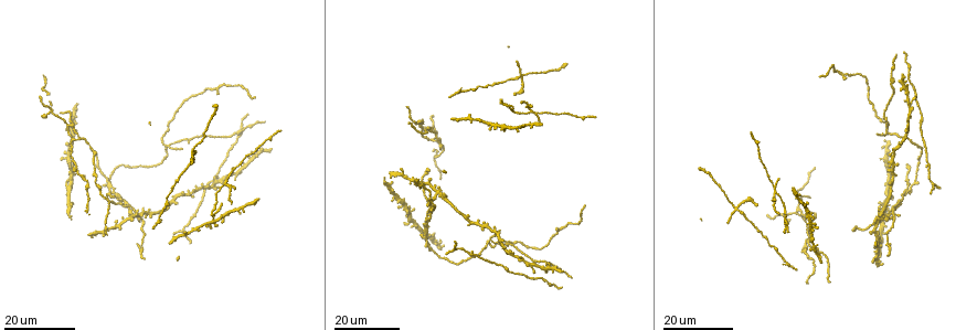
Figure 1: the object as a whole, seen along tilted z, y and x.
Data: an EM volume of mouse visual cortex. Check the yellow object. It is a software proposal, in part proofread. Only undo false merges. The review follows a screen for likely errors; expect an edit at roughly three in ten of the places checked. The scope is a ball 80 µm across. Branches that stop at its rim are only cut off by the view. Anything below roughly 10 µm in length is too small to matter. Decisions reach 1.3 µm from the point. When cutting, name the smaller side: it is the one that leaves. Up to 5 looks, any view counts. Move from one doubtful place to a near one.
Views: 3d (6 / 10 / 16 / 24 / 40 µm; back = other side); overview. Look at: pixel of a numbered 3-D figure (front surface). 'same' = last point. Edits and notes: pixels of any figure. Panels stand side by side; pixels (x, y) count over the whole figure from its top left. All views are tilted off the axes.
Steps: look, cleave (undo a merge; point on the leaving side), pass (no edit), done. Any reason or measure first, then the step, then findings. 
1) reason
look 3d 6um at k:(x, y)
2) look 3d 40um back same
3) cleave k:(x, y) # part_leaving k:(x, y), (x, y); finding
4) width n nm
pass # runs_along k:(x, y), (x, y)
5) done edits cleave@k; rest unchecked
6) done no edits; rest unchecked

four or more arms meet
look 3d 24um at 1:(879, 221)

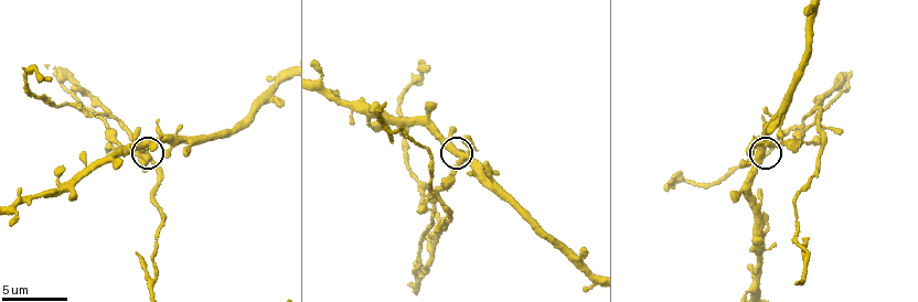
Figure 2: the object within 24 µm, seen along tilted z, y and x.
look 3d 10um at 2:(761, 145)

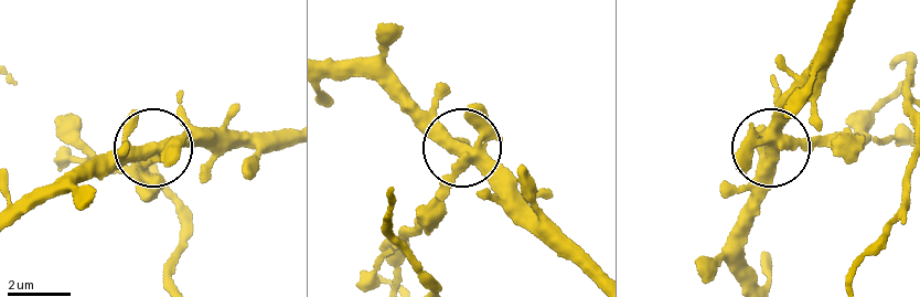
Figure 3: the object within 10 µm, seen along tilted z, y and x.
look 3d 6um at 3:(774, 145)

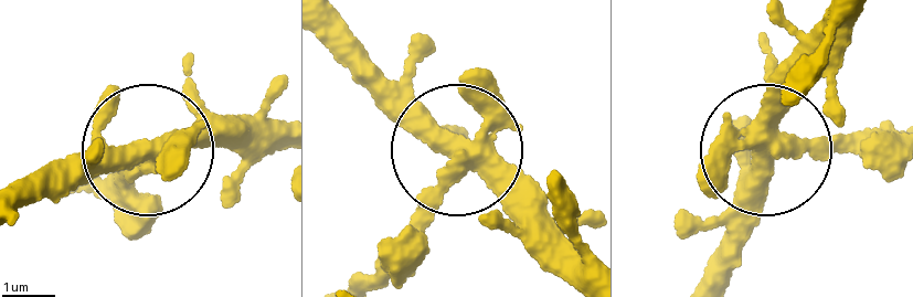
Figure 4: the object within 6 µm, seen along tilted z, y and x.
width 370 nm
cleave 4:(435, 204) # part_leaving 4:(479, 147), (424, 183), (371, 282); two cells meet here

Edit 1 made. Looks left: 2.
branch point
look 3d 16um at 1:(804, 221)

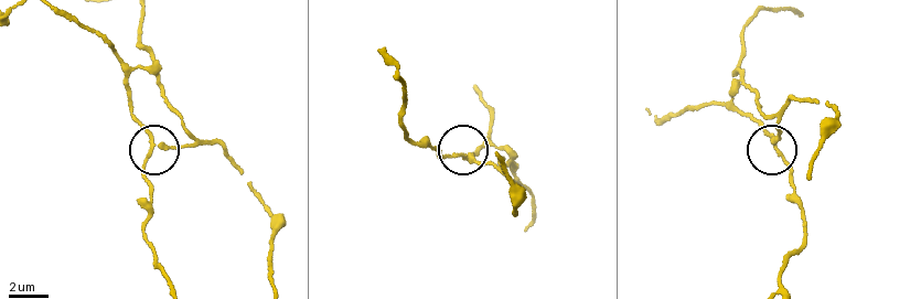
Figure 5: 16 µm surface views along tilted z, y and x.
closer look
look 3d 10um at 5:(150, 148)

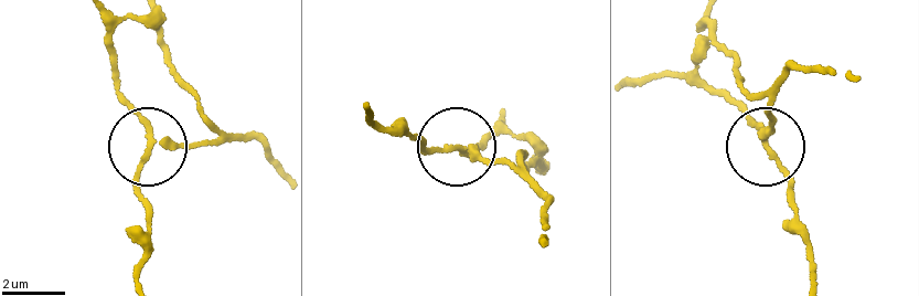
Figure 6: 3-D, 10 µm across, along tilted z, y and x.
side_arm 32 um
pass # runs_along 6:(546, 240), (541, 191), (513, 167), (404, 135); one cell here

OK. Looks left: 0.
done edits cleave@4; rest unchecked

